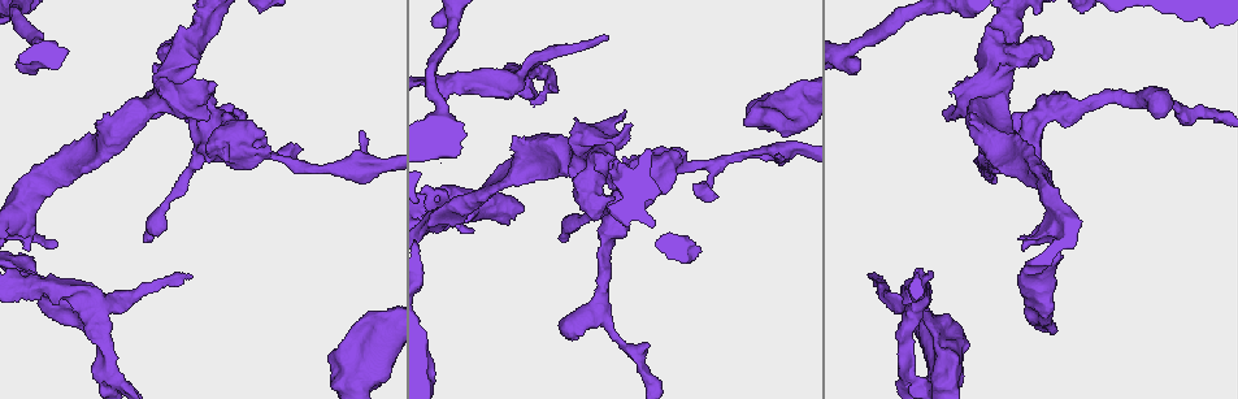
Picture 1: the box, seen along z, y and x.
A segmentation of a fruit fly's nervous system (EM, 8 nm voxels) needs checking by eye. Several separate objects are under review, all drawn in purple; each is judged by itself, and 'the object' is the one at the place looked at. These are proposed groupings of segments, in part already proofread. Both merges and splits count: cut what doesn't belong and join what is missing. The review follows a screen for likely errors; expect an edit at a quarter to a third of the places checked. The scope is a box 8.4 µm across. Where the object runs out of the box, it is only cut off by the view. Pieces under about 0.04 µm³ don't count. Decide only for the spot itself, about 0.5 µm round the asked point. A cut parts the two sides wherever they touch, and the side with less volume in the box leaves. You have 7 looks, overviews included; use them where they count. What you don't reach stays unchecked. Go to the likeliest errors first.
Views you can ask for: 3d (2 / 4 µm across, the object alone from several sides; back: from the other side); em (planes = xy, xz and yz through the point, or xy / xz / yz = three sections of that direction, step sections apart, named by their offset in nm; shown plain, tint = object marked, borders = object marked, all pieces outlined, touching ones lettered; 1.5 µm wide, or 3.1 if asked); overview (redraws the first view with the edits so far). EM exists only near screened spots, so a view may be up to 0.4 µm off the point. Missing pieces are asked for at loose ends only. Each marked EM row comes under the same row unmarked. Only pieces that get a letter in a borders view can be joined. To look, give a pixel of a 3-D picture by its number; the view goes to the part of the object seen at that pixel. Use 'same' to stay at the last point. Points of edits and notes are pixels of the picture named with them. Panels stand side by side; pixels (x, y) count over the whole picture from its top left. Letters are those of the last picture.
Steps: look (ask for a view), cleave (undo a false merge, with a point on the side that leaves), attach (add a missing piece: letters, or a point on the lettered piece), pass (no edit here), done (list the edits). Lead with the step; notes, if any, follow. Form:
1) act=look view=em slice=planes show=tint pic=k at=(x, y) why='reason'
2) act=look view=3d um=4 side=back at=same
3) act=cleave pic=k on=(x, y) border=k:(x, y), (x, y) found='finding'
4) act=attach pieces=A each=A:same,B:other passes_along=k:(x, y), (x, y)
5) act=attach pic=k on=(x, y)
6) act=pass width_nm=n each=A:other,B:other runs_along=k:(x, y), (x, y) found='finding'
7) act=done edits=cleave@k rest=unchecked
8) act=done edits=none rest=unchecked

act=look view=em slice=xy step=4 show=tint pic=1 at=(629, 125) why='thick end'

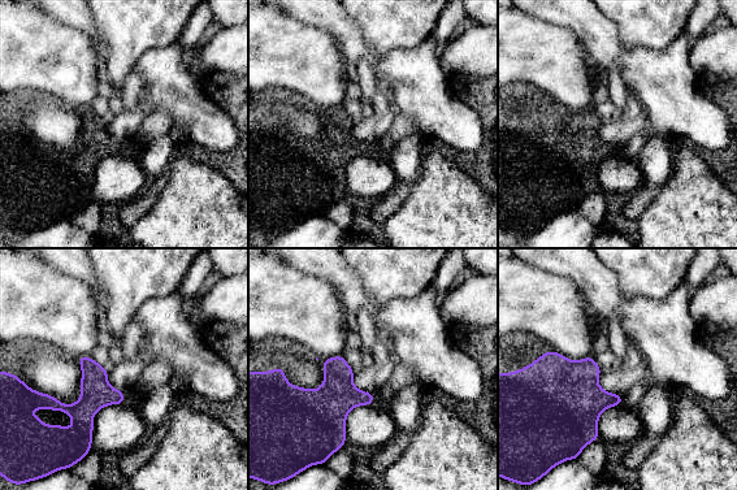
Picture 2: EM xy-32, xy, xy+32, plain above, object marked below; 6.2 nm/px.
act=look view=em slice=planes show=borders at=same

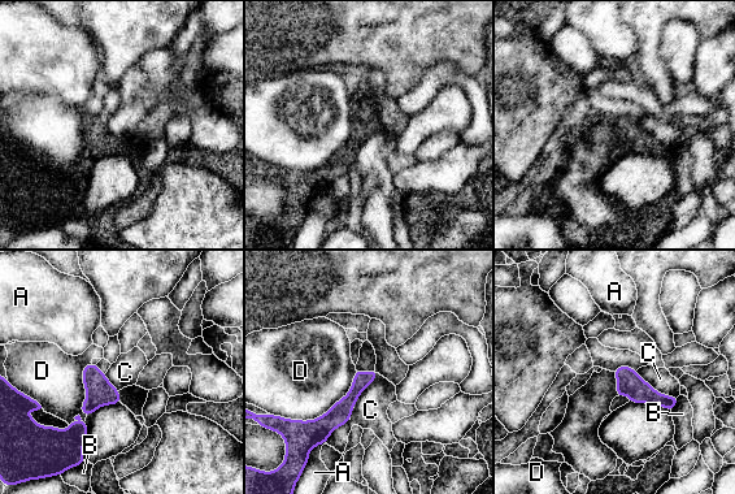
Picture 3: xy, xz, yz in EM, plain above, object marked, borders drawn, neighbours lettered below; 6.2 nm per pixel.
act=pass each=A:other,B:other,C:other,D:other runs_along=3:(373, 373), (325, 424), (309, 424) found='no lettered piece goes on from it'

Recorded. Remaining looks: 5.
act=look view=3d um=4 side=back pic=1 at=(104, 141) why='thick turns thin'

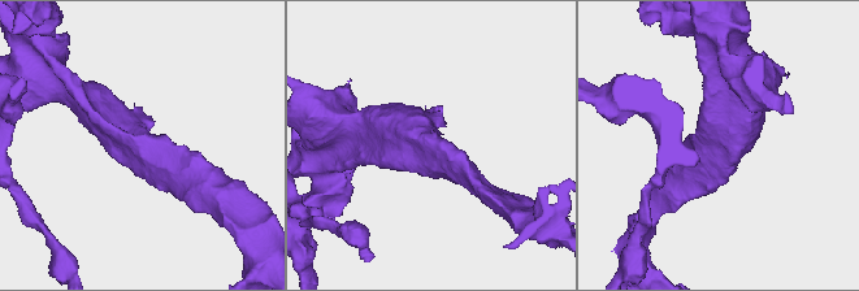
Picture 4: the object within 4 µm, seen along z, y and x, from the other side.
act=look view=em slice=planes show=borders pic=4 at=(135, 147)

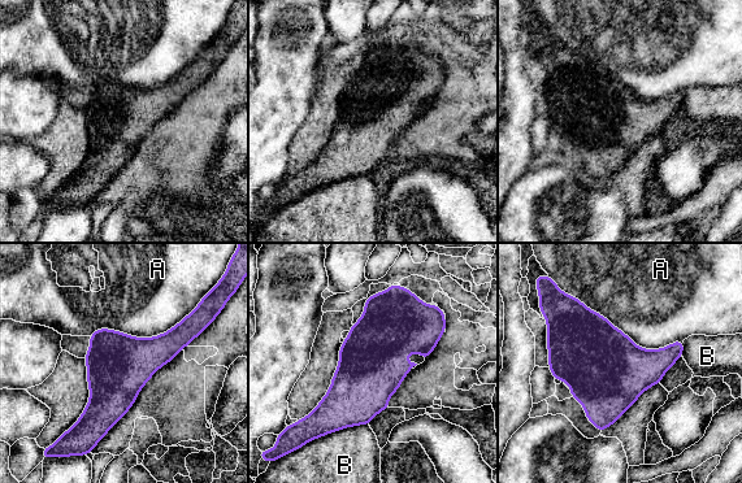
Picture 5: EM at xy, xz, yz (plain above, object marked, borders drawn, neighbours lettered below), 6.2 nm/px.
act=pass width_nm=400 each=A:other,B:other border=5:(569, 295), (643, 348), (682, 342) found='all the same neuron'

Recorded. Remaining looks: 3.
act=look view=em slice=xz step=4 show=borders pic=1 at=(22, 69) why='an open end'

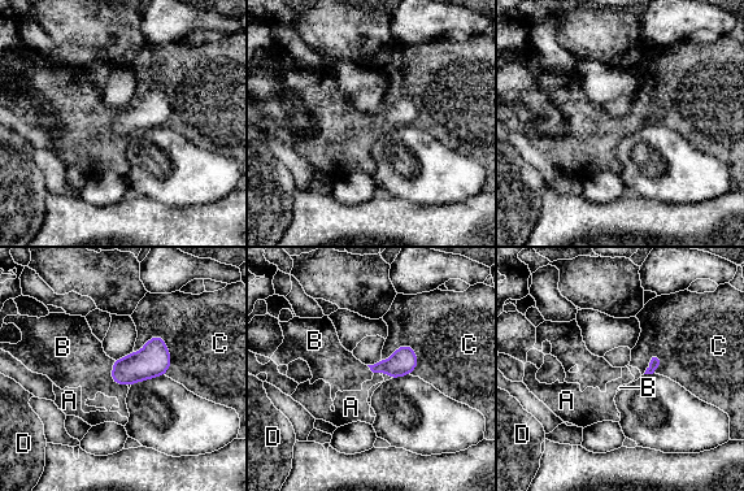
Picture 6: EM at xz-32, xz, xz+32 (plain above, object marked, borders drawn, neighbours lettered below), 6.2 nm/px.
act=look view=em slice=planes show=borders at=same why='another direction'

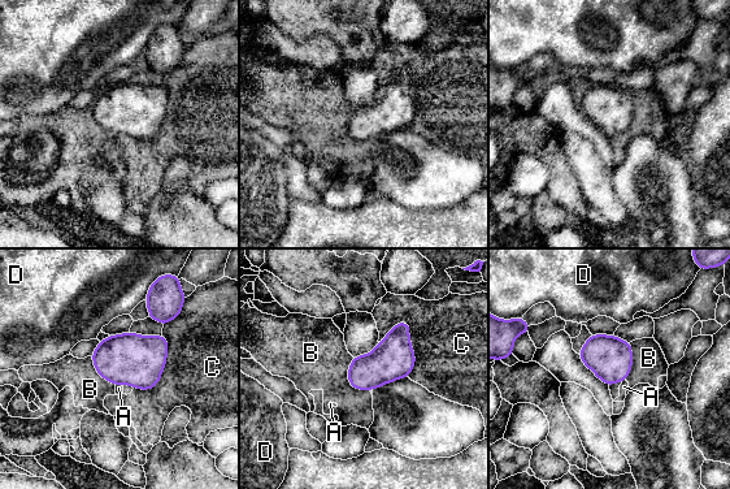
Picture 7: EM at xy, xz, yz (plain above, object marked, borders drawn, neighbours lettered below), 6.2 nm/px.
act=pass each=A:other,B:other,C:other,D:other border=7:(352, 358), (348, 383), (369, 390) found='no lettered piece goes on from it'

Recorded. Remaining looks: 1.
act=done edits=none rest=unchecked

